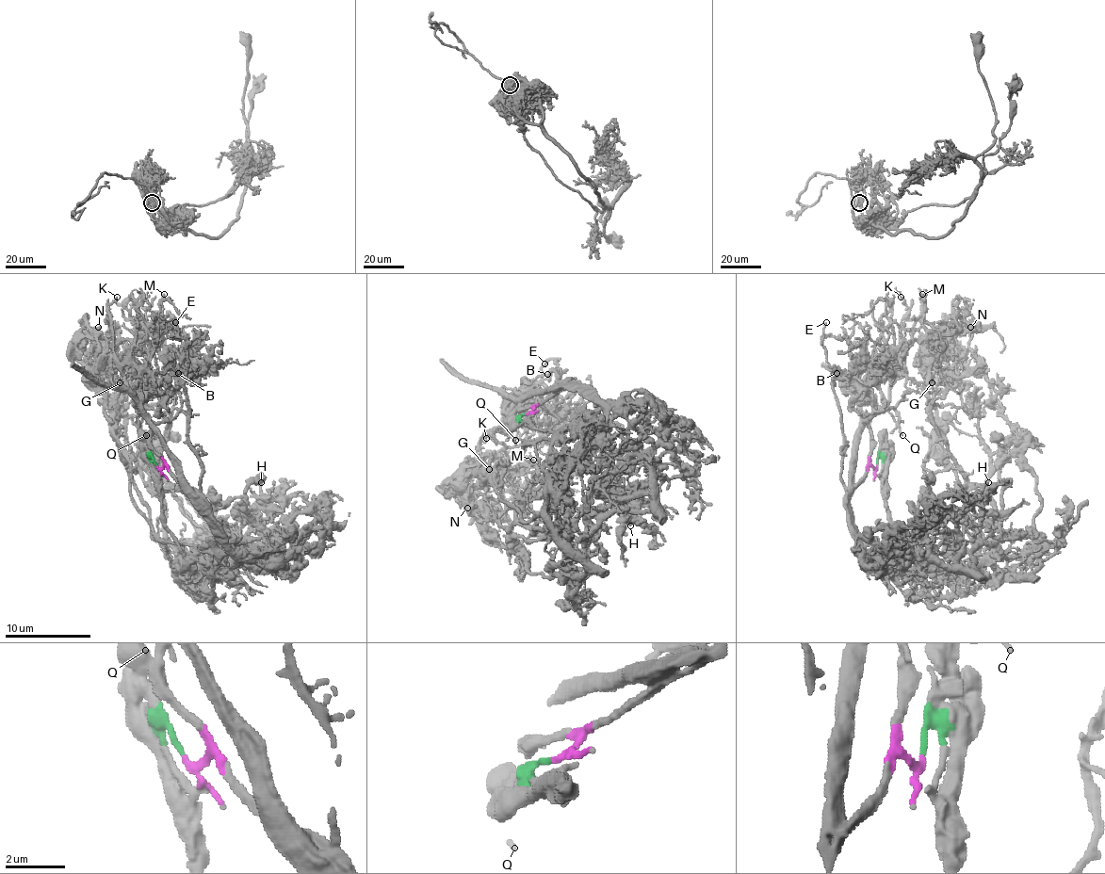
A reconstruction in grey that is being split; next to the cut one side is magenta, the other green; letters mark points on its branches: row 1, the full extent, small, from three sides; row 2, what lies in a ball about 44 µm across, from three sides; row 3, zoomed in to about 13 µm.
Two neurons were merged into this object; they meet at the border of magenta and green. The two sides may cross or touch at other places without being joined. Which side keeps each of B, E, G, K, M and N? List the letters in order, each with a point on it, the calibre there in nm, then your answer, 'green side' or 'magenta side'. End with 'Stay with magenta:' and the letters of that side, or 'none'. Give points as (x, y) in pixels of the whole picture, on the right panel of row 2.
B: place (836, 373); calibre 150 nm; magenta side
E: place (826, 322); calibre 170 nm; magenta side
G: place (932, 382); calibre 120 nm; magenta side
K: place (901, 297); calibre 240 nm; magenta side
M: place (922, 294); calibre 300 nm; magenta side
N: place (970, 327); calibre 240 nm; magenta side
Stay with magenta: B, E, G, K, M, N

